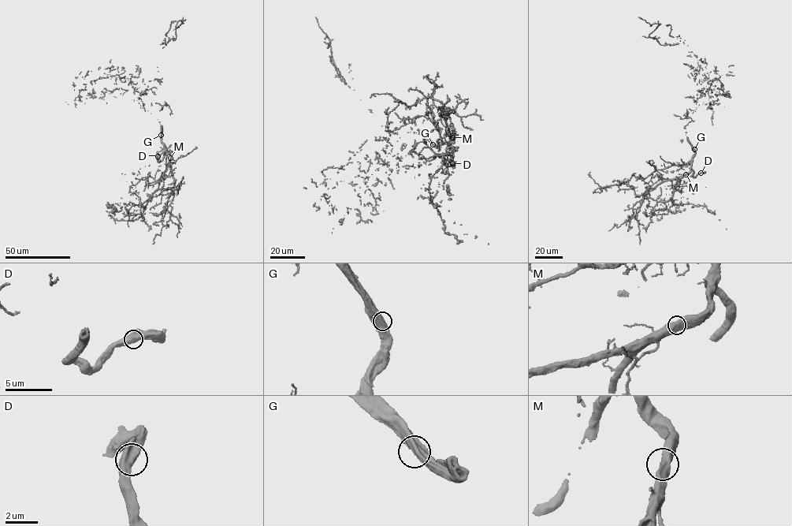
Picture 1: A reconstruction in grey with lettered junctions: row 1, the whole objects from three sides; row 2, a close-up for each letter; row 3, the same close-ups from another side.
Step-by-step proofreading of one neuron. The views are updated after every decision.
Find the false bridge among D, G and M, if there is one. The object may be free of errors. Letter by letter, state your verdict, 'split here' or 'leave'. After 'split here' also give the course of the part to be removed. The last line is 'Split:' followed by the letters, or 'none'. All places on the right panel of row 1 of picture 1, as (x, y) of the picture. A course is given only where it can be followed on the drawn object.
D: leave
G: leave
M: leave
Split: none

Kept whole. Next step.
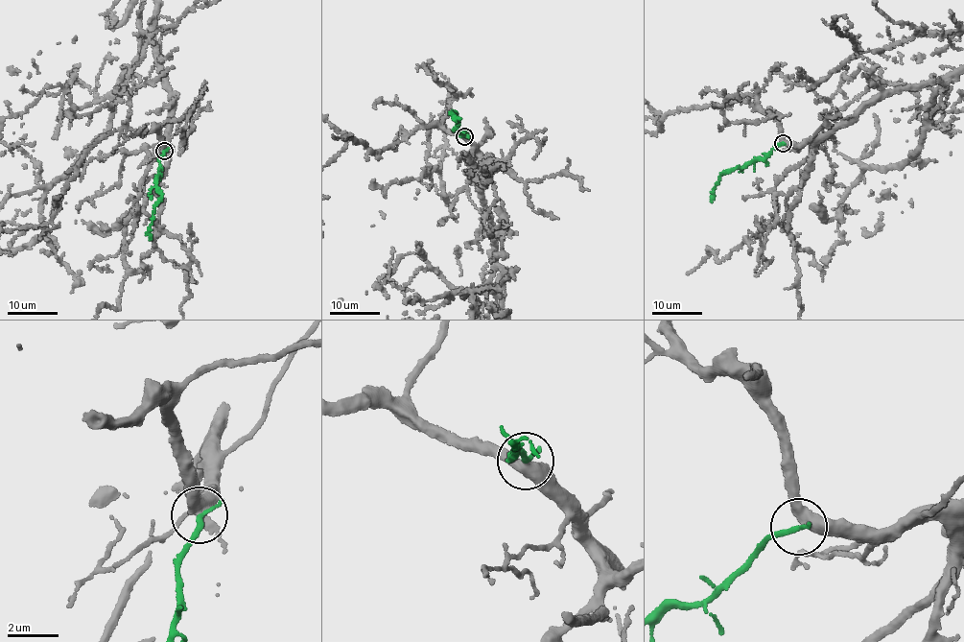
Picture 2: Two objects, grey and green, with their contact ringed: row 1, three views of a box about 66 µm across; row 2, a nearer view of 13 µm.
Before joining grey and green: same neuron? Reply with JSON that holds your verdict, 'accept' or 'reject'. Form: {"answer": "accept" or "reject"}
{"answer": "accept"}

